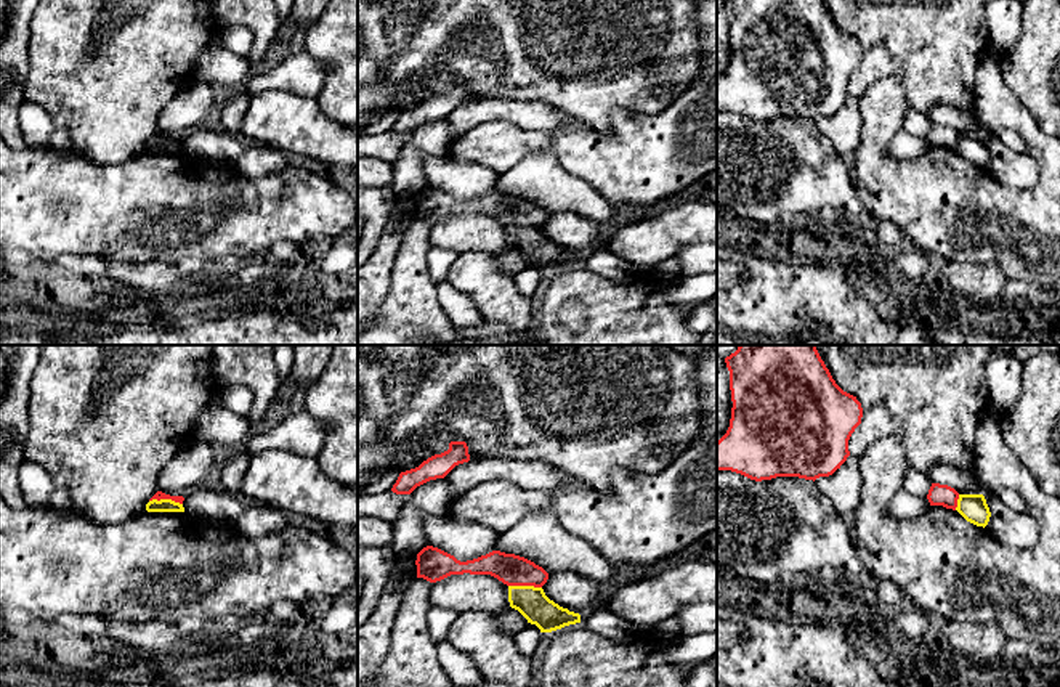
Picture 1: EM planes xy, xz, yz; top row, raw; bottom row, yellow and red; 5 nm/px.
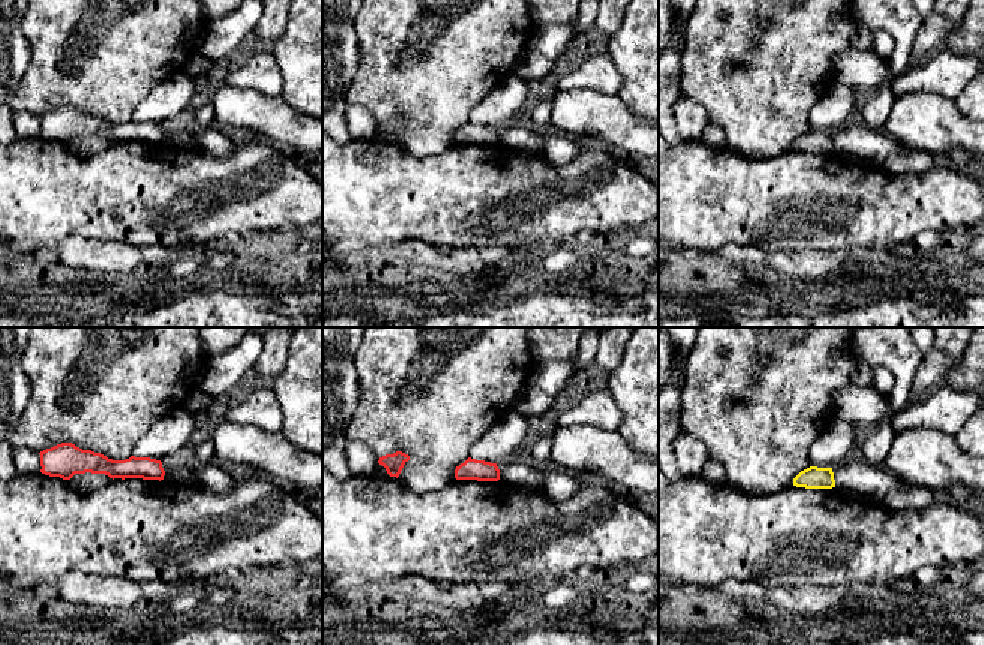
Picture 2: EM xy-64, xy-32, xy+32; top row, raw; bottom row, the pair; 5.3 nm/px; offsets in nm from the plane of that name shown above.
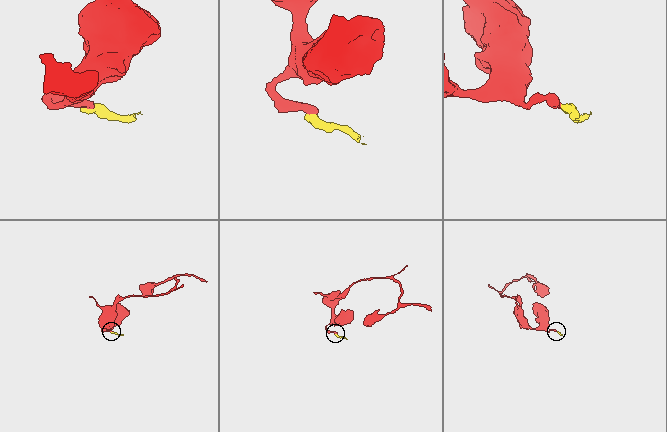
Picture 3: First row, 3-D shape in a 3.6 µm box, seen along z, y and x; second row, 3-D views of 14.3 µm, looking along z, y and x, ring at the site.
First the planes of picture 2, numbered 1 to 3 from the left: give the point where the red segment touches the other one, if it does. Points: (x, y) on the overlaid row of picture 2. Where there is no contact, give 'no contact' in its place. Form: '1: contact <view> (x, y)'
1: no contact
2: no contact
3: no contact

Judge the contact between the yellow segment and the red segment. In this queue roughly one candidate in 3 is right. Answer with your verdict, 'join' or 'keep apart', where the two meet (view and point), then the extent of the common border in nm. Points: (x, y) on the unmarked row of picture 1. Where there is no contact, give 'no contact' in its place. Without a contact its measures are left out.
keep apart | xy (165, 140) | 170 nm

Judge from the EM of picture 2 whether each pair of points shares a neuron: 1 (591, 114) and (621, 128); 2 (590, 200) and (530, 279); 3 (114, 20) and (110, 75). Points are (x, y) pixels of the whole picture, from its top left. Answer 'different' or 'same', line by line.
1: same
2: different
3: same

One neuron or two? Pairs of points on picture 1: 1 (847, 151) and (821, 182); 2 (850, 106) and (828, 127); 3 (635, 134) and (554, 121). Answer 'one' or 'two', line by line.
1: two
2: one
3: two

